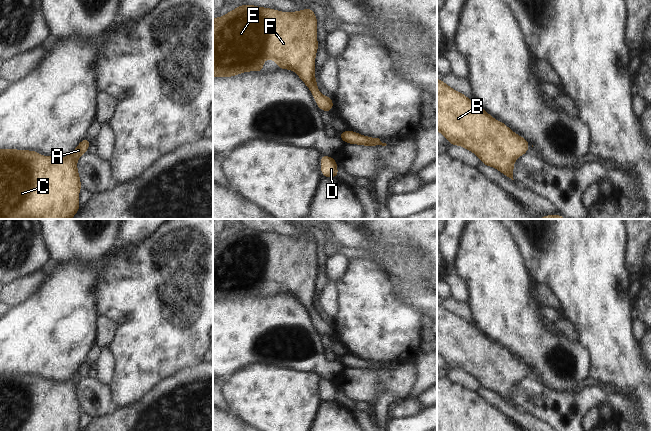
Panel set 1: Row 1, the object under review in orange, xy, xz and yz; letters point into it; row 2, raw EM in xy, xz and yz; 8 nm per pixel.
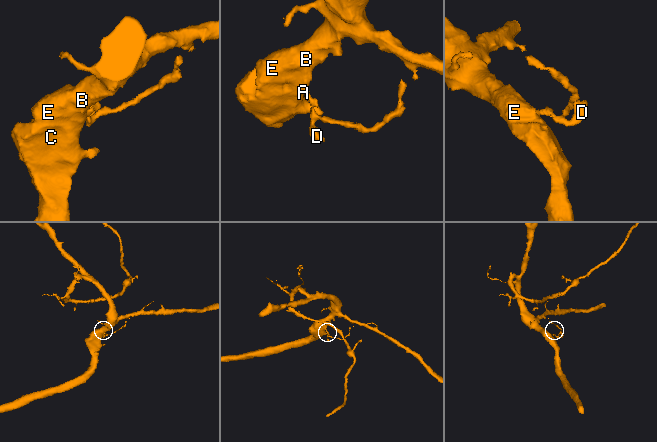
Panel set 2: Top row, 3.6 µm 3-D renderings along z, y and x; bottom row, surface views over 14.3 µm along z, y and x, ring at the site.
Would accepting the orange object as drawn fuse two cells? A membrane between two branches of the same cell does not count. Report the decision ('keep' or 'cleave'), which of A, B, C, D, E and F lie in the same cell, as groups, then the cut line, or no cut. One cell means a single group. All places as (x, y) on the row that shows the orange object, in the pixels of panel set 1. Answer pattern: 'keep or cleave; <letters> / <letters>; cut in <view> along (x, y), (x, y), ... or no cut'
keep; A B C D E F; no cut

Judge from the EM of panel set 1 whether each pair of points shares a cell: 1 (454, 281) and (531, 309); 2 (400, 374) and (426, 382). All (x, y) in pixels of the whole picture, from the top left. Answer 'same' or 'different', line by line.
1: different
2: different

